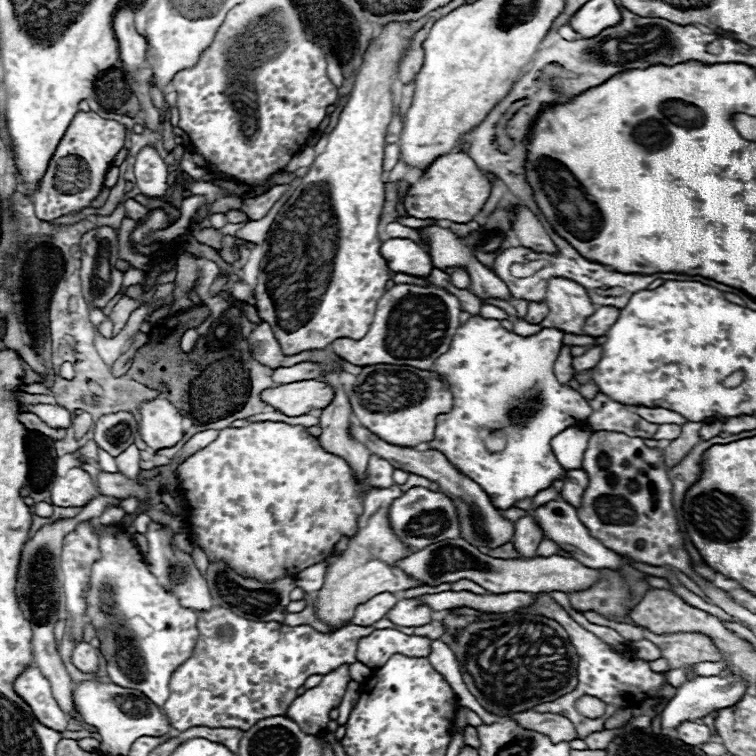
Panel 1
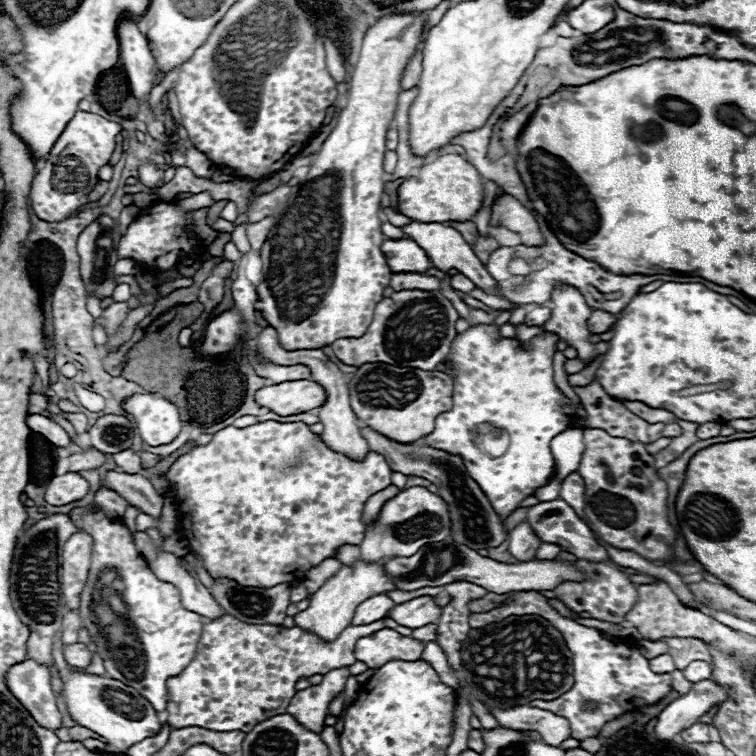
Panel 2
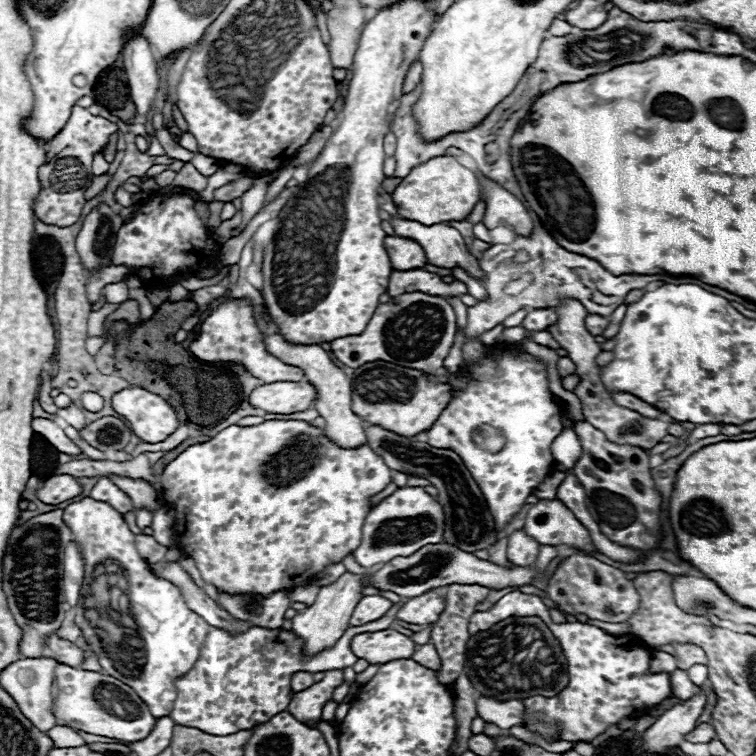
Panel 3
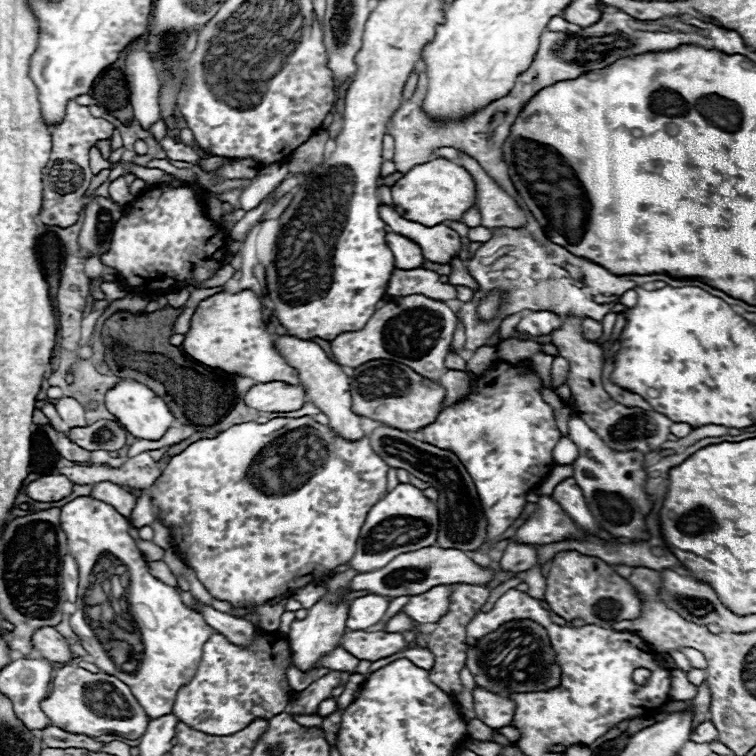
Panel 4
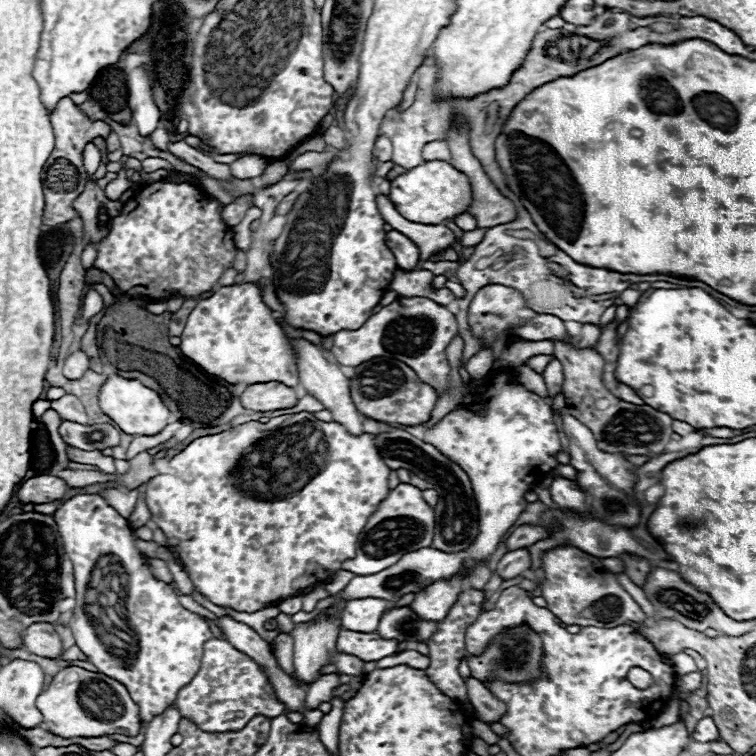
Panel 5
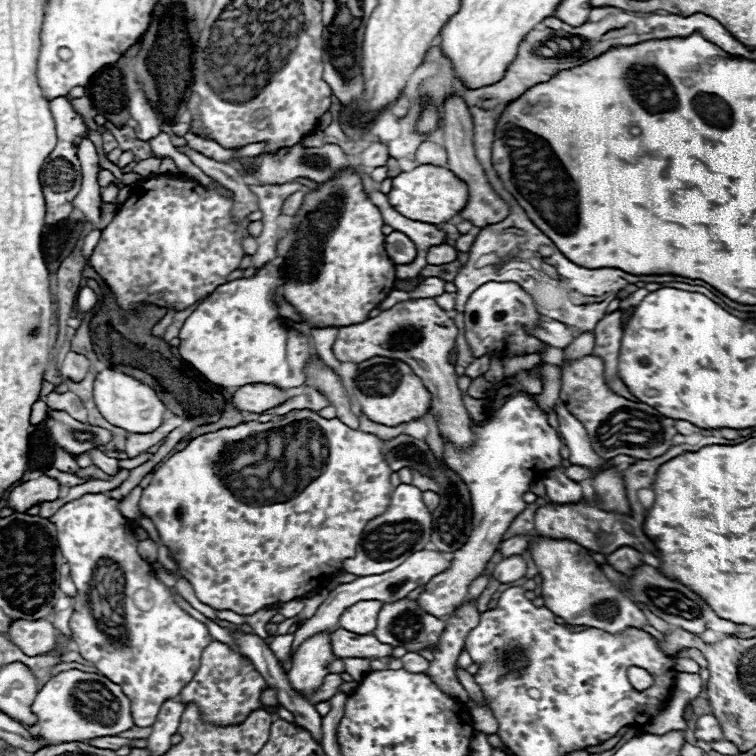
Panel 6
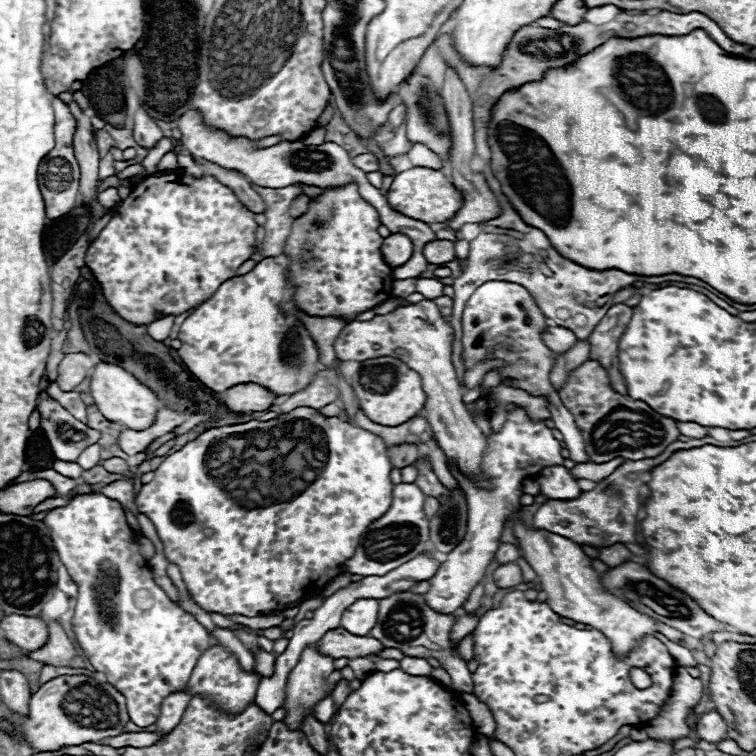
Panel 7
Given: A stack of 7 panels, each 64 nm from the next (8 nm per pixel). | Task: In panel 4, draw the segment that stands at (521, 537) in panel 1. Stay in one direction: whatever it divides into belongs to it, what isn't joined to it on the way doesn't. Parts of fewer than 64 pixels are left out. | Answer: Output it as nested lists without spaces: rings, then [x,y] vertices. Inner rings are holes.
[[[508,540],[508,548],[504,552],[504,558],[500,562],[502,570],[508,572],[524,572],[530,570],[538,560],[536,548],[532,544],[520,544],[514,540]]]

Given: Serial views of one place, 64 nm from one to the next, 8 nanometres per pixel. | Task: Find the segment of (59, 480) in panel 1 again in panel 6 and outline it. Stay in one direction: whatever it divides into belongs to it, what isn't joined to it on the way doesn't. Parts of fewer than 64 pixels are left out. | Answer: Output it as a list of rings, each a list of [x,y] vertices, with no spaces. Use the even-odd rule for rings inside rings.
[[[40,476],[36,480],[28,480],[16,486],[8,496],[8,506],[14,508],[16,512],[26,512],[30,506],[52,502],[58,496],[60,496],[58,480],[50,476]]]

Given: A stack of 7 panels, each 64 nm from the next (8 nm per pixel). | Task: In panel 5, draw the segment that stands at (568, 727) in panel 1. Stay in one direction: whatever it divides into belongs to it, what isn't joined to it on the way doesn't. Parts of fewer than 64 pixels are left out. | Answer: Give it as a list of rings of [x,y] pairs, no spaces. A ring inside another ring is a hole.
[[[468,678],[466,680],[468,686],[468,696],[470,702],[474,706],[474,710],[478,712],[478,716],[484,722],[500,722],[500,718],[506,712],[506,704],[500,702],[484,684],[480,684],[476,678]]]

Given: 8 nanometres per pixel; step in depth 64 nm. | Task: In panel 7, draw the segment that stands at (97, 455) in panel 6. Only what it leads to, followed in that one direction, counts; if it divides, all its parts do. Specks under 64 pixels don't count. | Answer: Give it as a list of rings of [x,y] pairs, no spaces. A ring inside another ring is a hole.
[[[108,458],[108,460],[100,460],[100,466],[106,470],[106,472],[112,472],[112,474],[126,474],[126,476],[132,476],[132,472],[128,472],[128,464],[122,460],[122,458]]]

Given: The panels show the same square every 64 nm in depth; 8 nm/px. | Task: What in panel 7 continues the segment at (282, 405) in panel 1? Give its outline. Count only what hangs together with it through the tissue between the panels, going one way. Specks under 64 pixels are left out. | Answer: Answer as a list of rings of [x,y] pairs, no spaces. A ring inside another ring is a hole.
[[[238,384],[224,392],[222,400],[232,412],[264,412],[276,402],[276,394],[258,384]]]

